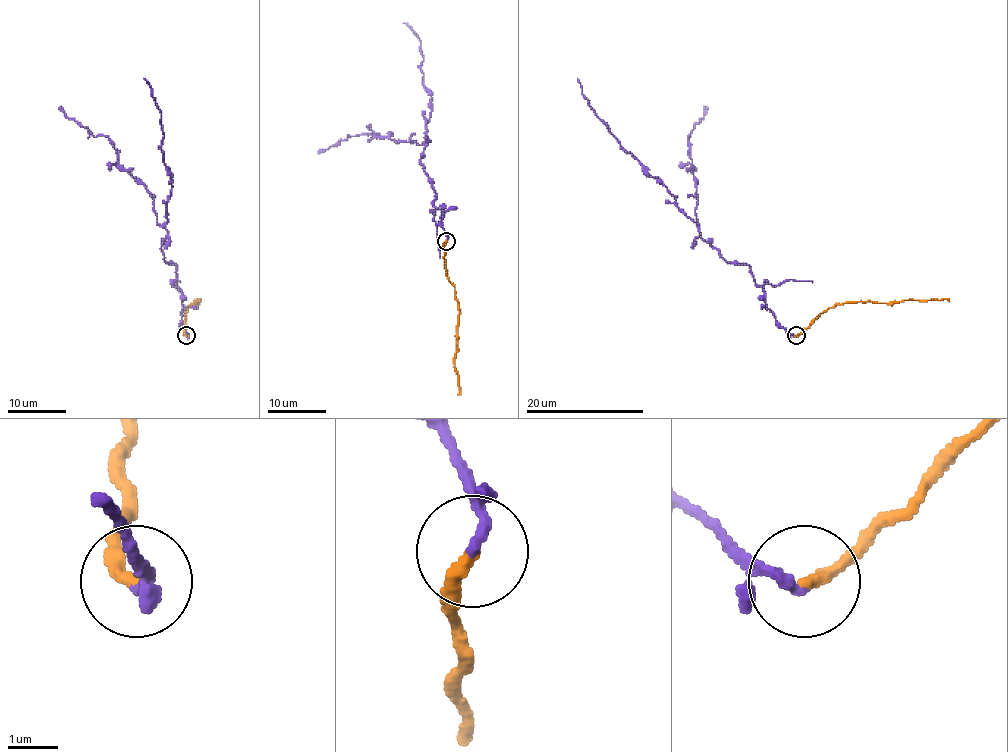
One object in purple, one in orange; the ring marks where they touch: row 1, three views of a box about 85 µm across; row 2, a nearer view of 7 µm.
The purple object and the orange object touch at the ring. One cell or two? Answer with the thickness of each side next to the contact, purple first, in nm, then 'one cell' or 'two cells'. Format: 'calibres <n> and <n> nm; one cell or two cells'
calibres 220 and 280 nm; two cells

